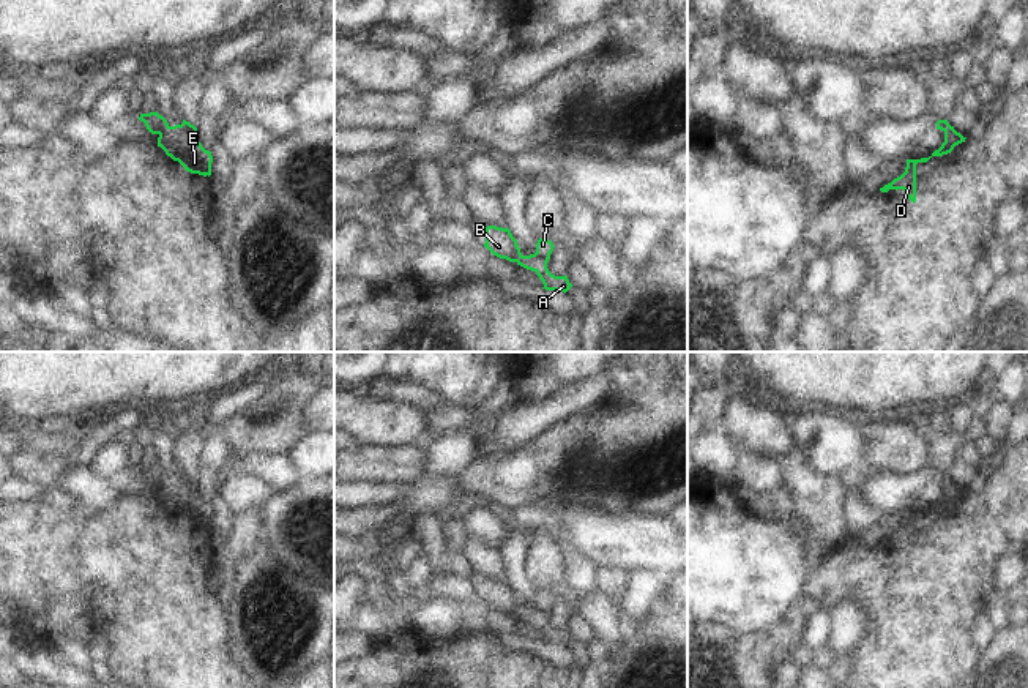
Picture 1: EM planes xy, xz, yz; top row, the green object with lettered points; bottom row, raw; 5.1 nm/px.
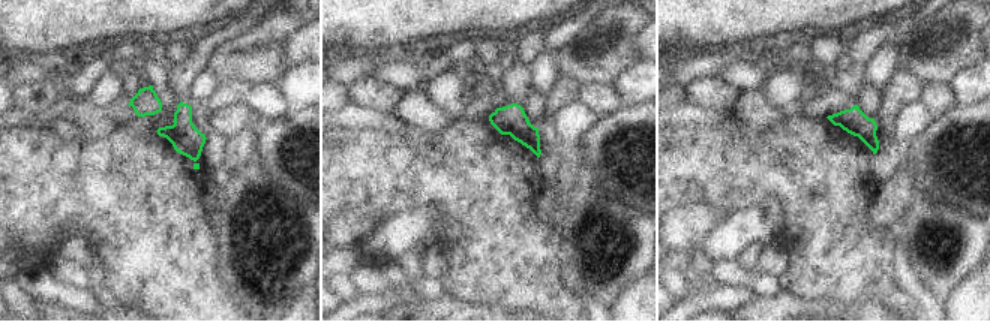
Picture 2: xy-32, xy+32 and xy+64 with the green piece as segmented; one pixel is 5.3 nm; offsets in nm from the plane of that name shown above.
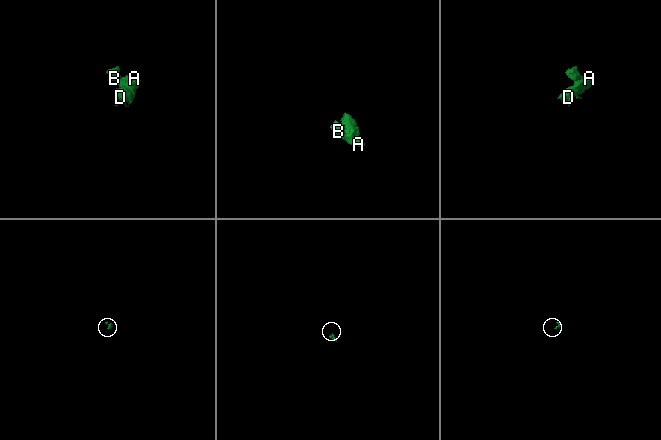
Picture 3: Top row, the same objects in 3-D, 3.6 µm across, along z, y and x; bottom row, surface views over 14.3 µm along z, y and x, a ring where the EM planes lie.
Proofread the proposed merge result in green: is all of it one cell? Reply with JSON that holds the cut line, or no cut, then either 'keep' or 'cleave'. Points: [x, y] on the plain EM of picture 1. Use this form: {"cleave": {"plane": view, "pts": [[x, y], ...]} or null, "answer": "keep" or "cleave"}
{"cleave": null, "answer": "keep"}

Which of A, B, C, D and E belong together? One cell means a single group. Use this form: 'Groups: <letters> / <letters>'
Groups: A B C D E.

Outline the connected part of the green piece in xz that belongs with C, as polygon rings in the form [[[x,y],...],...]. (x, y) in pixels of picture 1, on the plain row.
[[[487,579],[484,601],[500,612],[516,615],[517,619],[534,625],[542,634],[542,642],[546,644],[560,644],[566,647],[572,641],[566,628],[555,630],[547,622],[547,615],[555,601],[550,593],[539,592],[536,596],[536,606],[523,609],[517,593],[512,590],[508,581],[503,582],[497,579]]]

